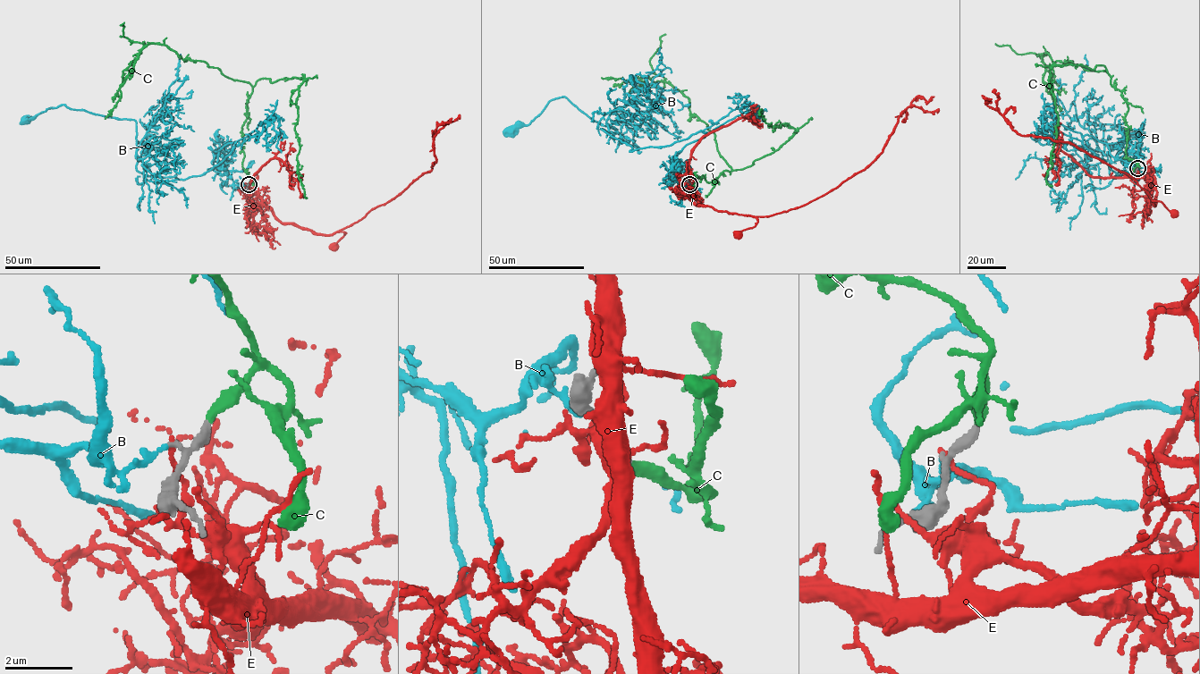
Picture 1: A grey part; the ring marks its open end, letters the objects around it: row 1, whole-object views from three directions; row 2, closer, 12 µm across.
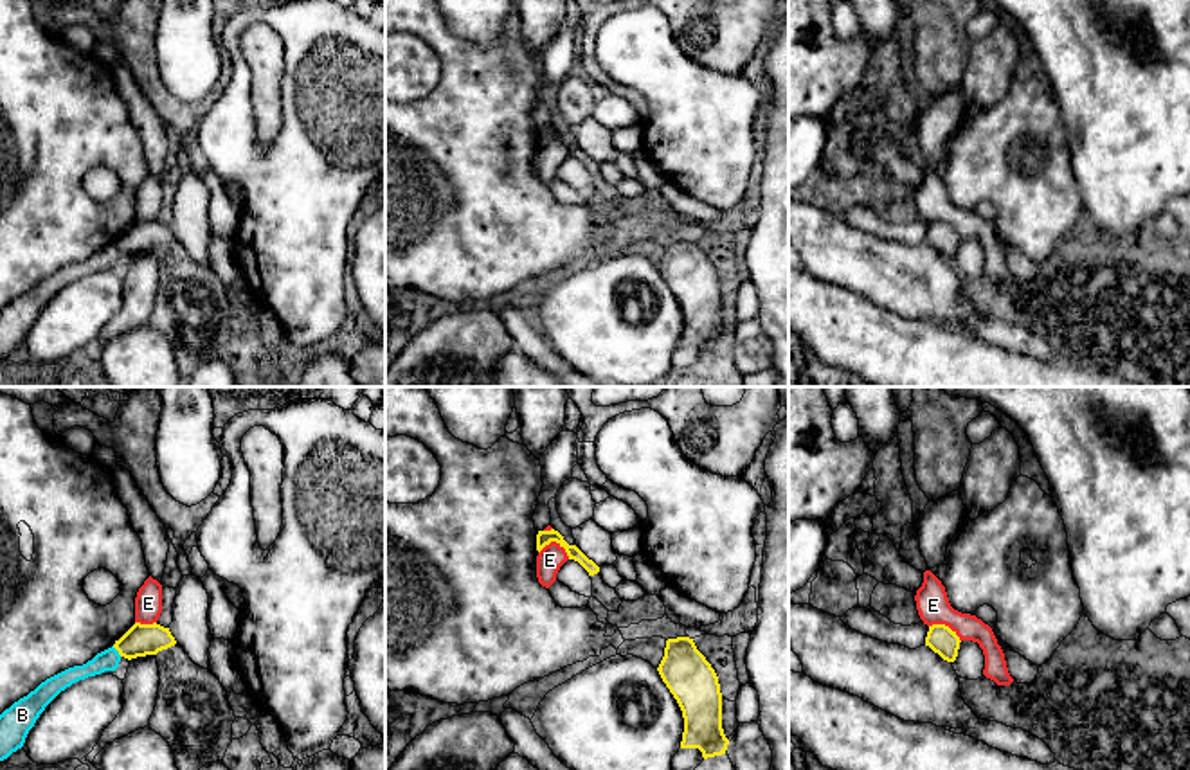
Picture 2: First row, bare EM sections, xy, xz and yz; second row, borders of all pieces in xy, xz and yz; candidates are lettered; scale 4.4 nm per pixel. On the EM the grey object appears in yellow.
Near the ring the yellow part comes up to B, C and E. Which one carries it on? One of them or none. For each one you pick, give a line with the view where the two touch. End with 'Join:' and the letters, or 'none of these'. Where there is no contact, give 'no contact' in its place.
C: no contact
Join: C

